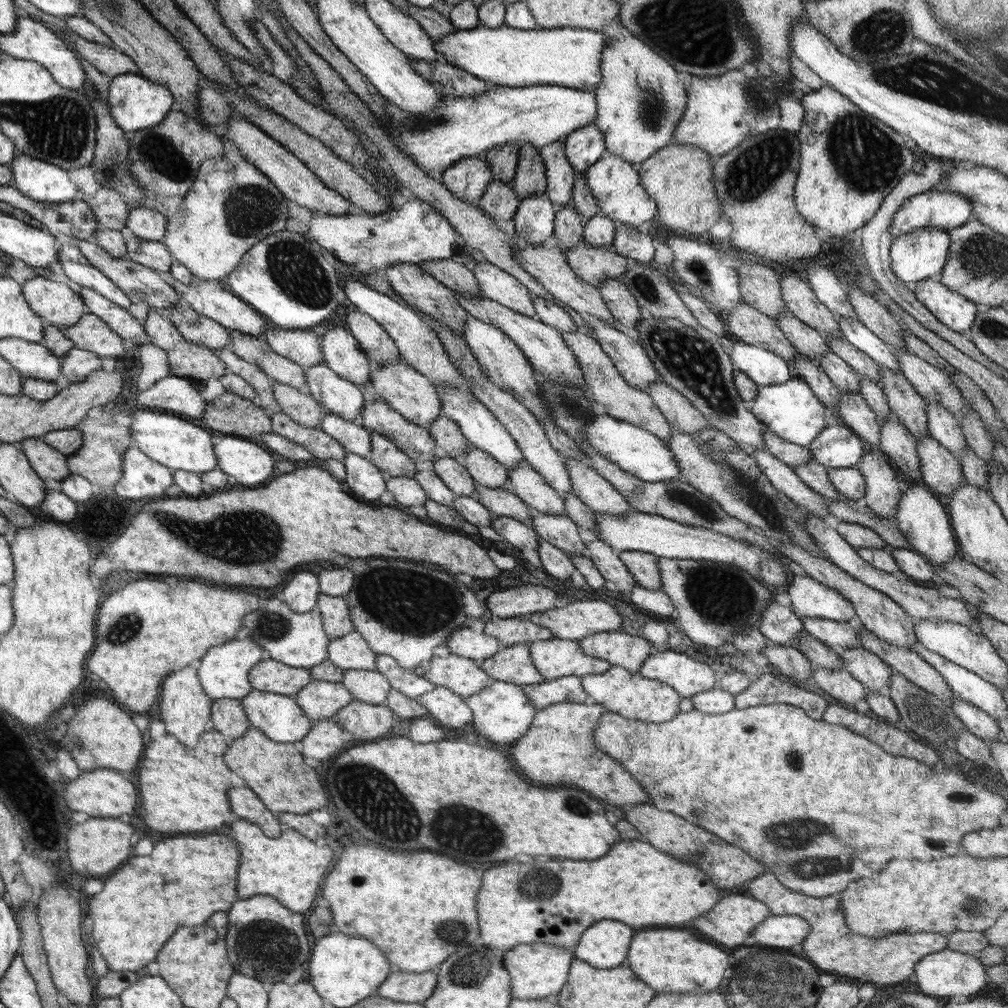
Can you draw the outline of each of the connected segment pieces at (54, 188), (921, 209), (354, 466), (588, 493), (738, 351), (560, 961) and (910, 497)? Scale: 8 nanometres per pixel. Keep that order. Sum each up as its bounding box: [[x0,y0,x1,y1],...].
[[10,153,76,204],[889,189,973,236],[342,454,387,501],[564,459,629,516],[729,341,795,385],[503,943,575,1001],[894,483,961,566]]

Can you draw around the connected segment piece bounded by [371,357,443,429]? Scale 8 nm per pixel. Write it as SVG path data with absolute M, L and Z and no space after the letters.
M401 357L397 362L388 366L373 366L371 383L375 392L378 392L386 400L386 403L416 426L428 429L442 415L443 403L437 388Z

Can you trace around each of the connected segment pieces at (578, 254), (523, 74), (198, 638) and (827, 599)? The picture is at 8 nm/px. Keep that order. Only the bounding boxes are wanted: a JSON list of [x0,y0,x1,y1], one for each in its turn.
[[564,240,627,288],[434,27,606,90],[88,580,262,712],[787,572,856,623]]

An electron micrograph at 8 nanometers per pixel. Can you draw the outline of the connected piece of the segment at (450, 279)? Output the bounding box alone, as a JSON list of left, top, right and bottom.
[420,259,483,298]

